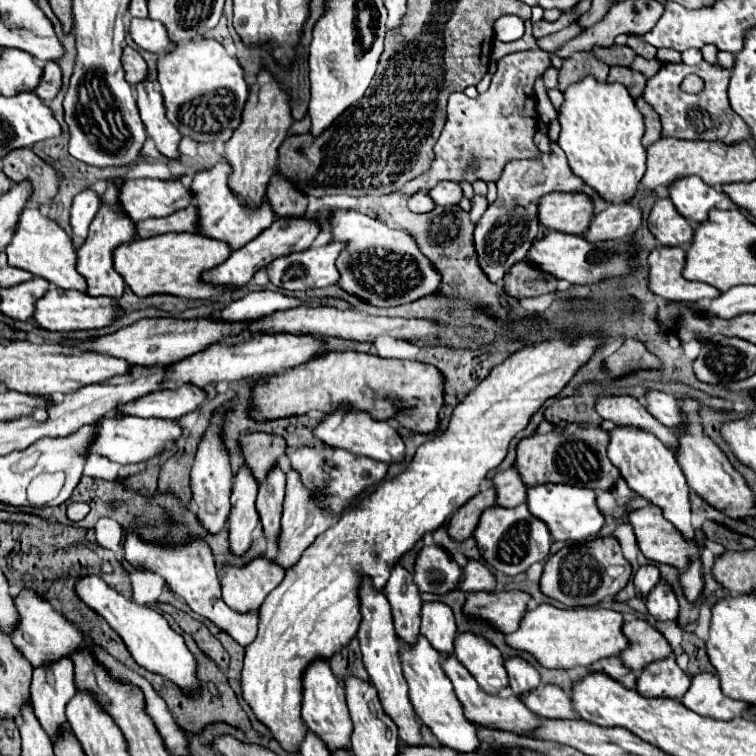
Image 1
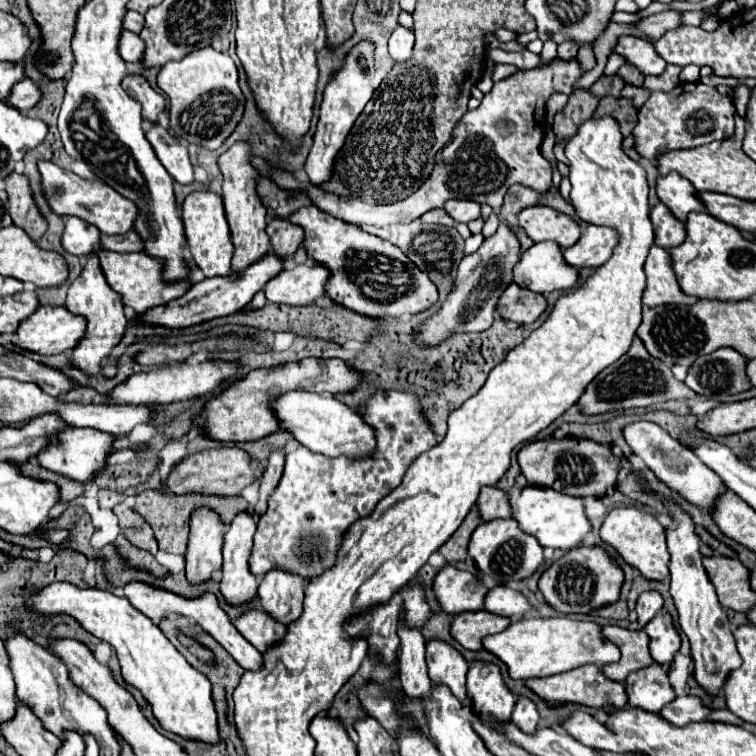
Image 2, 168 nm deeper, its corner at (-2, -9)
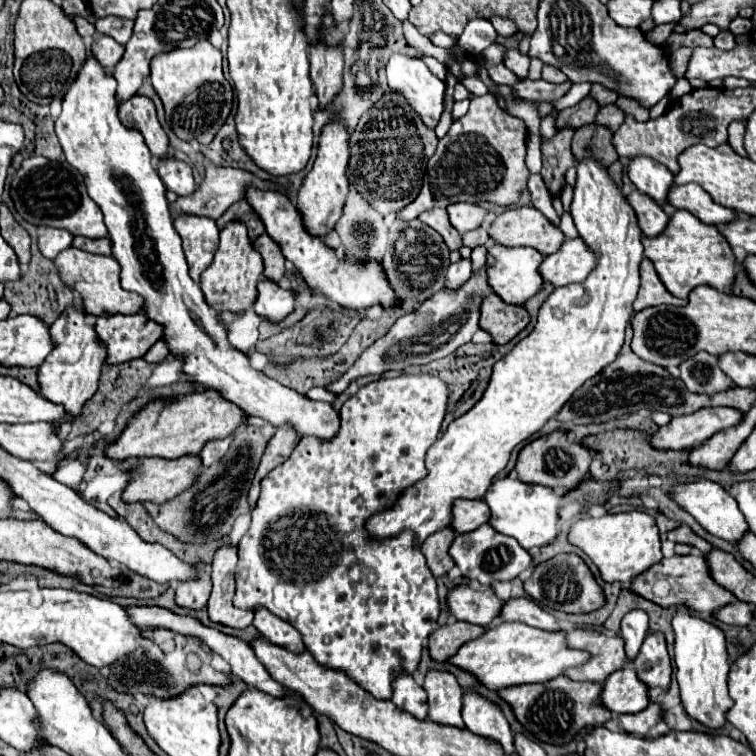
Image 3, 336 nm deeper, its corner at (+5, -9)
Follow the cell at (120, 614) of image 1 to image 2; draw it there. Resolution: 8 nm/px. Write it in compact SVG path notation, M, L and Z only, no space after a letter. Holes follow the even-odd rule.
M55 582L31 594L25 600L25 608L43 616L69 614L89 634L109 642L115 648L121 676L127 684L135 686L143 698L151 704L155 720L163 730L173 732L191 742L219 744L217 712L211 698L211 682L197 672L183 654L165 638L165 634L139 610L135 610L127 598L119 598L109 590L77 588L69 582Z

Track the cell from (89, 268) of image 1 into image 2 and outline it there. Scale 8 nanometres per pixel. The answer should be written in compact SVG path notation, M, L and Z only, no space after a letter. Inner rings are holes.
M89 254L87 258L87 266L83 268L81 276L77 282L73 282L69 286L67 292L67 304L65 308L69 308L69 312L83 316L87 320L87 328L85 328L85 336L81 338L81 342L73 348L73 354L69 358L69 362L83 370L83 374L87 376L95 376L101 372L107 356L111 354L111 350L121 342L123 334L125 334L125 326L127 326L127 318L125 318L125 308L121 306L121 296L117 292L111 290L111 286L107 284L99 262L97 262L97 254Z

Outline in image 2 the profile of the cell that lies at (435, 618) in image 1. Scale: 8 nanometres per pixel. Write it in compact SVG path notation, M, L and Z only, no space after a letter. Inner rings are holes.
M431 640L427 644L427 666L433 684L447 686L463 702L463 706L467 706L465 676L469 664L465 662L465 658L453 646L439 640Z

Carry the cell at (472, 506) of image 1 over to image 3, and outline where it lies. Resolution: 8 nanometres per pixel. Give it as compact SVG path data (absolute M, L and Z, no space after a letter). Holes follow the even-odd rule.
M444 528L444 530L438 530L436 534L432 534L422 546L422 554L426 556L426 562L428 562L428 568L432 570L432 574L438 578L438 576L444 576L448 574L448 570L454 566L454 560L450 558L448 550L450 550L450 544L452 540L456 538L456 532L452 528Z

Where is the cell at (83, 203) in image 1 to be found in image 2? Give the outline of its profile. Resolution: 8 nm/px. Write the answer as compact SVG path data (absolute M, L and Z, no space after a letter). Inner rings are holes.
M67 218L65 220L65 230L61 236L61 246L65 252L73 256L87 256L97 248L101 232L95 226L89 226L81 218Z

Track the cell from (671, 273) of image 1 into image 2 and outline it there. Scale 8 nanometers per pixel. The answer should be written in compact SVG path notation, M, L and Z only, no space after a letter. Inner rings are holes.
M653 246L649 250L647 262L645 262L645 274L647 274L647 288L643 292L643 304L653 308L659 304L695 304L697 298L683 294L683 290L677 286L671 258L667 250Z

